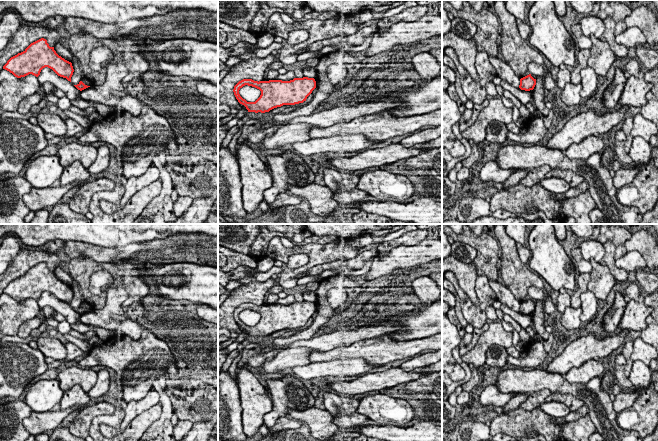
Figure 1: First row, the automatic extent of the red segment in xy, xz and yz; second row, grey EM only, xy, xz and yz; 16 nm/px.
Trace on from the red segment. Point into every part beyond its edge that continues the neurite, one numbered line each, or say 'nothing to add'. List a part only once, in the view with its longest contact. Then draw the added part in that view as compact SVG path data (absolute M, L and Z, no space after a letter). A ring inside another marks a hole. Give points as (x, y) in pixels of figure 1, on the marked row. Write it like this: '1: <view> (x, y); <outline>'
nothing to add

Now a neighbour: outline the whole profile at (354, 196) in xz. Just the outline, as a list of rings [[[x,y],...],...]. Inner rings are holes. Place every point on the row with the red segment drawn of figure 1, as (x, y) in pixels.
[[[355,188],[351,191],[333,193],[333,199],[339,204],[356,204],[369,196],[365,191]]]

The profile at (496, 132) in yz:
[[[492,121],[486,127],[486,140],[492,143],[504,143],[507,140],[508,129],[500,121]]]

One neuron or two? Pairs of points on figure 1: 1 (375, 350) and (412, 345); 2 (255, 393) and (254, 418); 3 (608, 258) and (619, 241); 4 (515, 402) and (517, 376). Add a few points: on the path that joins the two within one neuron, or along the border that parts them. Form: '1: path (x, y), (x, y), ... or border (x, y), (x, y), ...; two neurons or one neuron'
1: path (384, 350), (403, 349); one neuron
2: path (255, 399), (254, 412); one neuron
3: border (608, 239), (614, 245), (615, 259); two neurons
4: border (525, 392), (516, 393); two neurons

